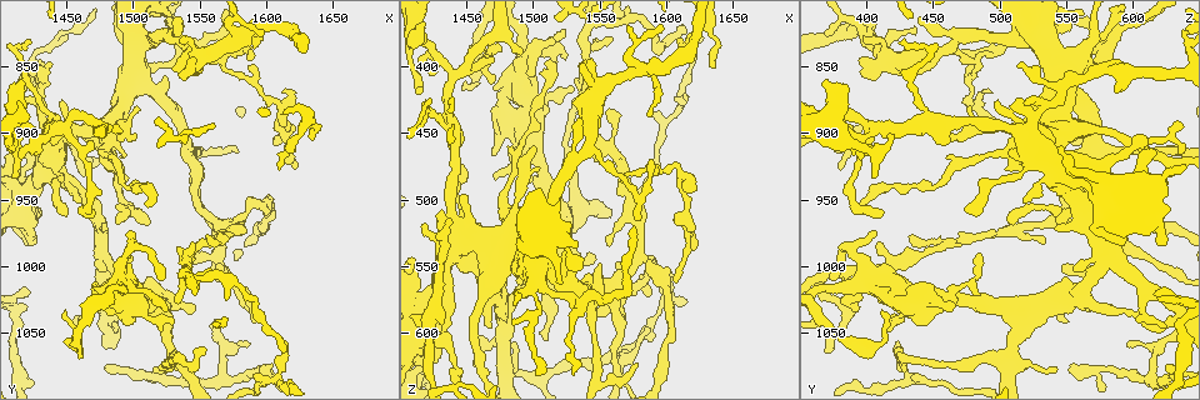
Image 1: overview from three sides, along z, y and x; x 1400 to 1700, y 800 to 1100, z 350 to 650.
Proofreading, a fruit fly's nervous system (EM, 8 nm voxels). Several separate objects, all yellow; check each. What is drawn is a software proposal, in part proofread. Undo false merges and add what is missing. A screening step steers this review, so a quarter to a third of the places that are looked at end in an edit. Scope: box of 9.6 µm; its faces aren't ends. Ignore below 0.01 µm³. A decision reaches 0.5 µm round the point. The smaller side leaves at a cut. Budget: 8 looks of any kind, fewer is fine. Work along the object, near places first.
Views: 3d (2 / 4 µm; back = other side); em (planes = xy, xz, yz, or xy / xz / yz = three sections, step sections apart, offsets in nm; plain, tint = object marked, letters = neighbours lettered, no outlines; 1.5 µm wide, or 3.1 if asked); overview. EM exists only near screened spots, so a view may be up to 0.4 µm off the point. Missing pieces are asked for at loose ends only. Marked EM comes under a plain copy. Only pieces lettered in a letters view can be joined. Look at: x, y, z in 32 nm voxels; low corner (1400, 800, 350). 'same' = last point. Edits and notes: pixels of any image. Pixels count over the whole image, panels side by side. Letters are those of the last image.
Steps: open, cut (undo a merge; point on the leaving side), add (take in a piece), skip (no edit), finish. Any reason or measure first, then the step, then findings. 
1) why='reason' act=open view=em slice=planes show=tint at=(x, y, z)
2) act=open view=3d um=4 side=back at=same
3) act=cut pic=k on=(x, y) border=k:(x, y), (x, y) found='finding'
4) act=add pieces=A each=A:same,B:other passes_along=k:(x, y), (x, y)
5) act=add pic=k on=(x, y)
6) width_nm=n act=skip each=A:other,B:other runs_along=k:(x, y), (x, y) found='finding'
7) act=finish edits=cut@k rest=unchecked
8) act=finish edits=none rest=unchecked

why='free end' act=open view=3d um=2 at=(1482, 1072, 626)

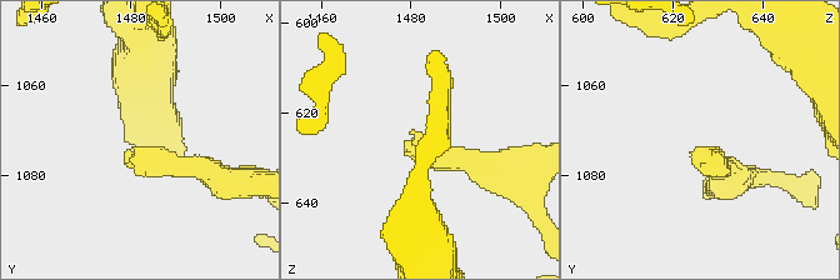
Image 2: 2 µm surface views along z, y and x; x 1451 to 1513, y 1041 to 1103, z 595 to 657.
why='shape alone is not enough' act=open view=em slice=xy step=8 show=letters at=(1480, 1074, 626)

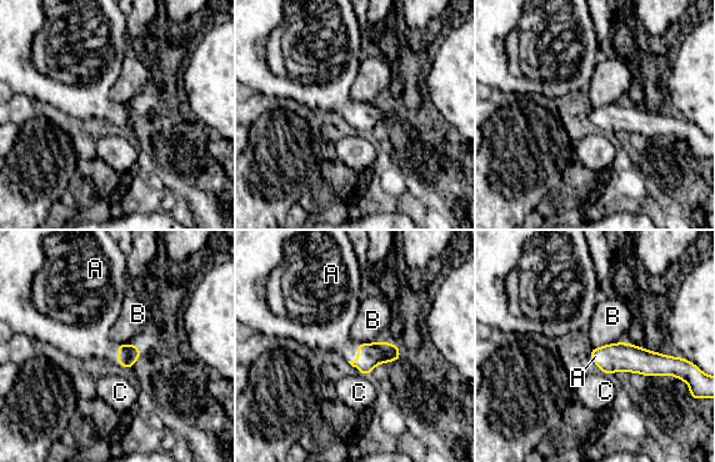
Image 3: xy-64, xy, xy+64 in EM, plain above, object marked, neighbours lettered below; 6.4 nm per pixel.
why='cut it another way' act=open view=em slice=xz step=4 show=letters at=same

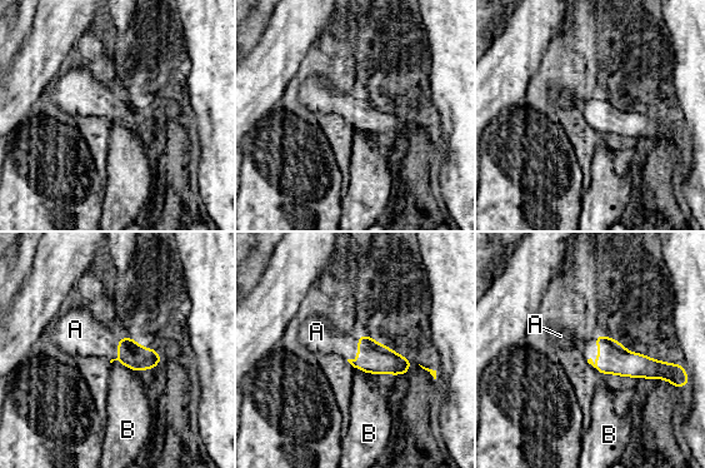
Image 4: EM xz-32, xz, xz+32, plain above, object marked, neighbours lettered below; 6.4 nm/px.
act=add pieces=A each=A:same,B:other passes_along=4:(613, 358), (598, 352), (561, 338) found='the neuron continues'

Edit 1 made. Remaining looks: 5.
act=open view=overview

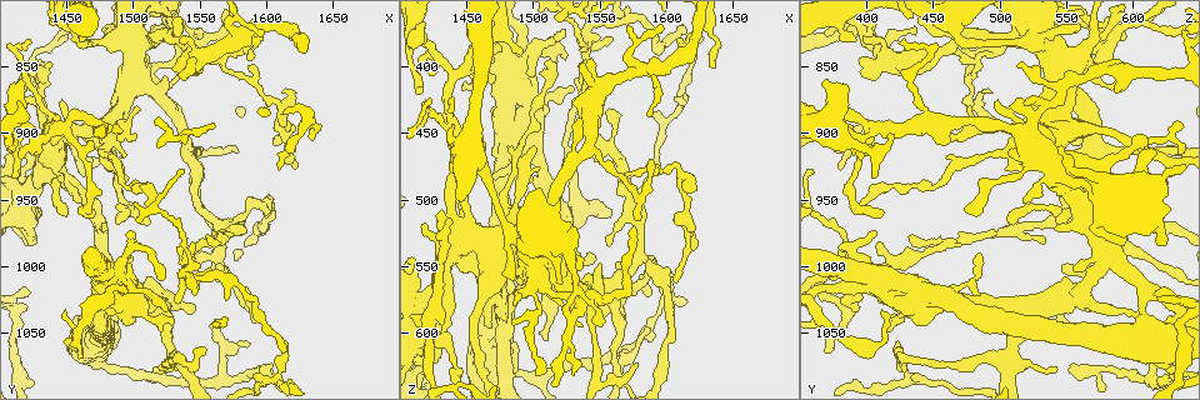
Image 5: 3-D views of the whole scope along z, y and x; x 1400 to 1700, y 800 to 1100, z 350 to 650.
why='calibre changes' act=open view=3d um=4 at=(1540, 832, 464)

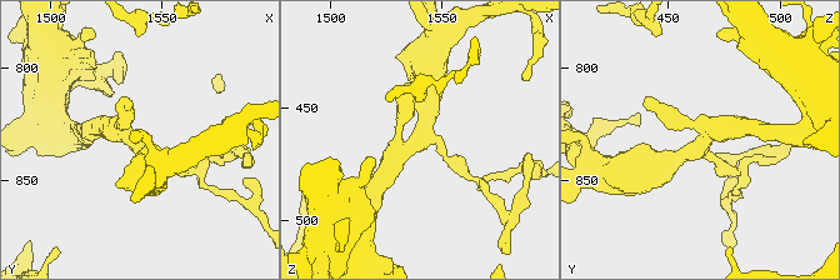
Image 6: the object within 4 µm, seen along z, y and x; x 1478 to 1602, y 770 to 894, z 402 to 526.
arms=4 why='shape alone is not enough' act=open view=em slice=xy step=8 show=tint at=(1540, 835, 466)

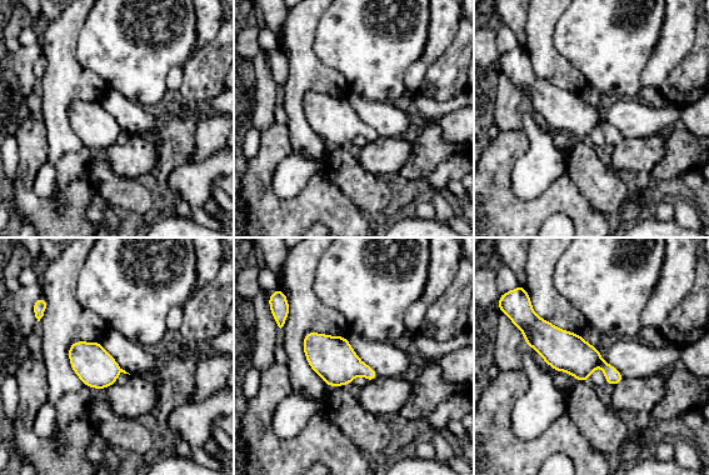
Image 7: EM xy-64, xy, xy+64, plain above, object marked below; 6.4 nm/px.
why='see the neighbours' act=open view=em slice=xy step=8 show=letters at=same

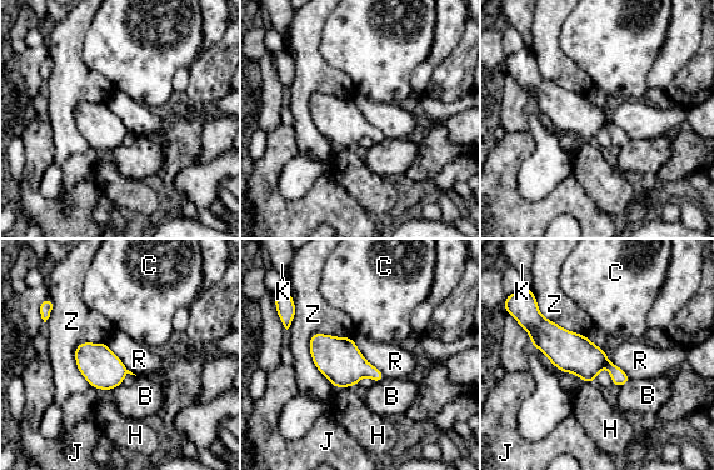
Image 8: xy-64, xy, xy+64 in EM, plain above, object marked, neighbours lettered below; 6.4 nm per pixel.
width_nm=240 act=skip each=B:other,C:other,H:other,J:other,K:other,R:other,Z:other border=8:(316, 331), (309, 354), (334, 388) found='one neuron here'

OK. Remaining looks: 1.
act=finish edits=add@4 rest=unchecked

